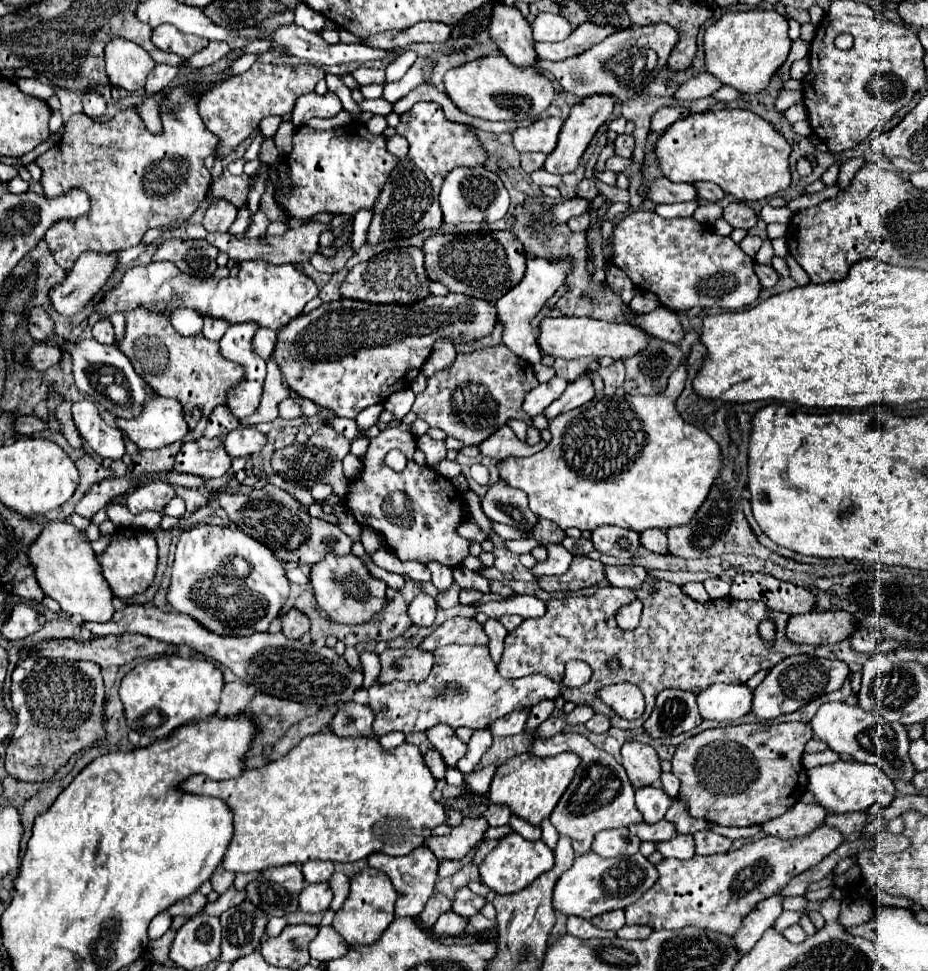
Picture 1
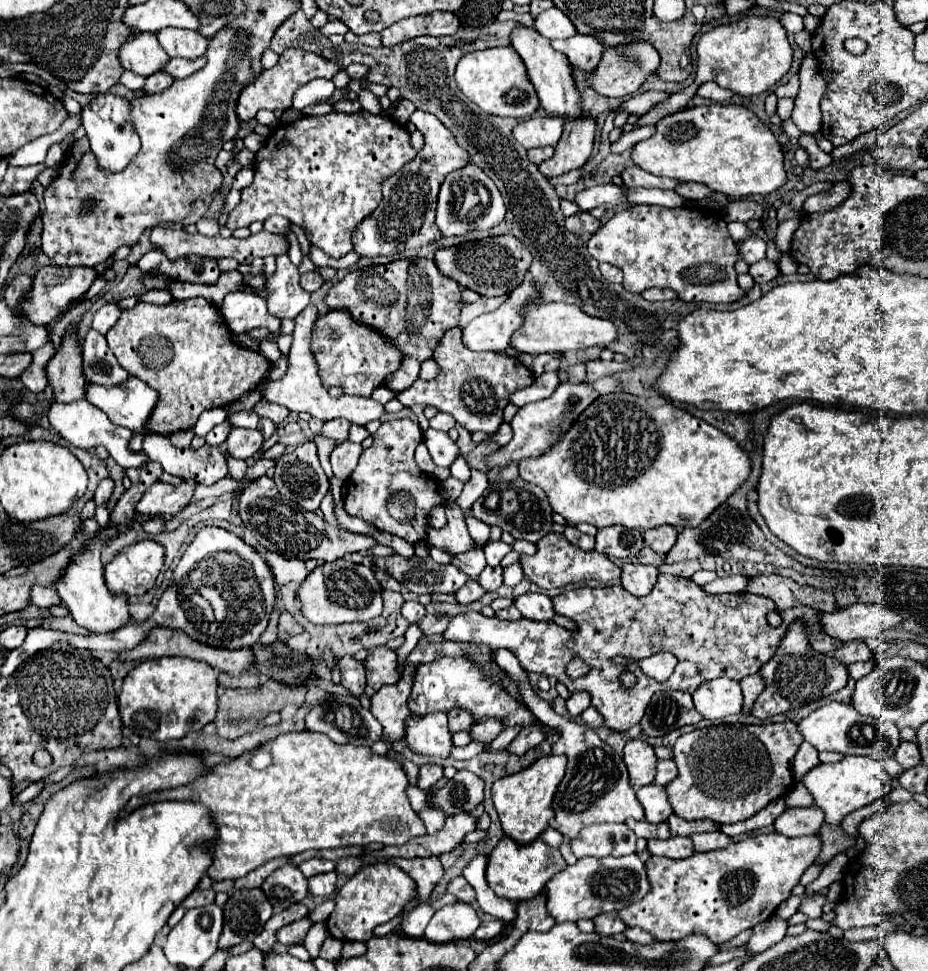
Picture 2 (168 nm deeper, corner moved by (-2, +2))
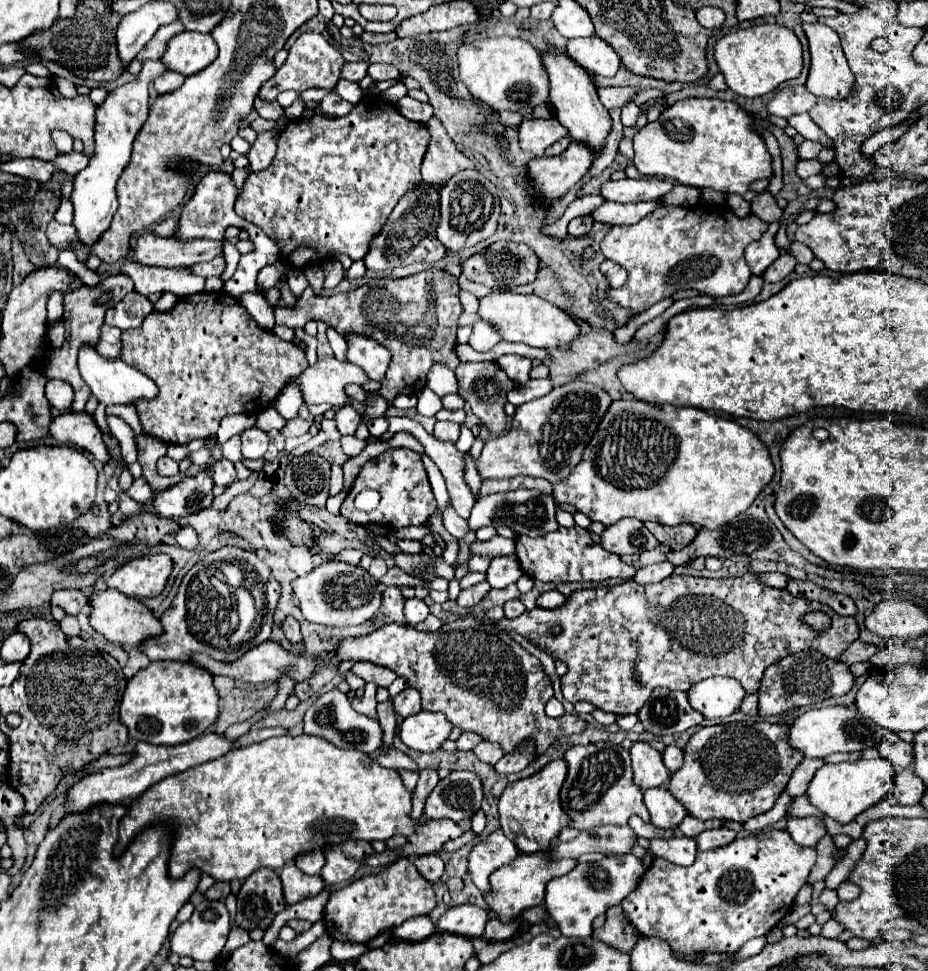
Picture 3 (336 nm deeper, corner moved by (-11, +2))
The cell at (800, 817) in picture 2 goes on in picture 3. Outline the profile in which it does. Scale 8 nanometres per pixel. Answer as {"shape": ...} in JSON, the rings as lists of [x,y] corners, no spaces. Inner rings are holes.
{"shape":[[[806,816],[806,818],[788,818],[788,832],[800,846],[816,846],[818,840],[826,834],[826,826],[822,818],[818,816]]]}

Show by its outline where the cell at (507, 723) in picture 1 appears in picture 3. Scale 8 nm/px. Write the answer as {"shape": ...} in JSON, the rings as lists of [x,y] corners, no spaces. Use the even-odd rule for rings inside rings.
{"shape":[[[462,732],[462,736],[456,740],[458,744],[458,750],[474,750],[476,744],[480,744],[482,738],[476,736],[474,732]]]}

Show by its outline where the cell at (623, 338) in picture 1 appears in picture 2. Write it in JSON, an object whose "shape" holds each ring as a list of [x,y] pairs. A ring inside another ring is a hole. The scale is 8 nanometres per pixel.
{"shape":[[[535,302],[527,306],[523,324],[511,336],[511,346],[517,352],[527,352],[537,356],[543,352],[571,352],[591,346],[605,346],[615,338],[617,338],[617,330],[611,320],[589,316],[583,310],[563,302]]]}

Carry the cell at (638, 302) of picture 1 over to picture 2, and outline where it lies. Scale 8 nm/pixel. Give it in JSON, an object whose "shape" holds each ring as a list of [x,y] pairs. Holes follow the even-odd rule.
{"shape":[[[649,288],[641,296],[647,300],[675,300],[677,298],[675,292],[669,288]]]}

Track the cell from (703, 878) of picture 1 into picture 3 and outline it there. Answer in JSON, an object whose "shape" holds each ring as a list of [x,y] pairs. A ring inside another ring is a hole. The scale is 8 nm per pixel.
{"shape":[[[766,830],[766,832],[760,832],[760,834],[750,834],[748,838],[736,838],[732,844],[728,846],[722,846],[722,848],[716,848],[716,850],[708,850],[708,852],[698,852],[696,854],[696,860],[692,866],[676,866],[664,858],[654,858],[644,880],[640,882],[640,886],[636,888],[636,892],[632,892],[628,898],[624,898],[622,902],[622,910],[624,914],[628,916],[628,920],[634,924],[634,928],[642,934],[642,936],[656,936],[656,938],[662,938],[670,944],[672,950],[676,952],[682,952],[682,954],[696,954],[700,950],[704,952],[738,952],[750,938],[756,938],[756,936],[762,936],[766,934],[768,930],[772,930],[786,914],[788,910],[792,908],[794,904],[794,898],[798,894],[798,890],[806,884],[808,876],[810,876],[810,870],[812,866],[816,864],[816,850],[814,848],[802,848],[802,846],[796,846],[792,836],[784,830]]]}

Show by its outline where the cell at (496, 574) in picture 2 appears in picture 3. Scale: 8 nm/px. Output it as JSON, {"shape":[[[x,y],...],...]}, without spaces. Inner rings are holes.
{"shape":[[[516,556],[494,558],[486,572],[486,580],[492,588],[506,588],[508,584],[518,582],[520,576],[522,576],[522,568],[520,568]]]}

